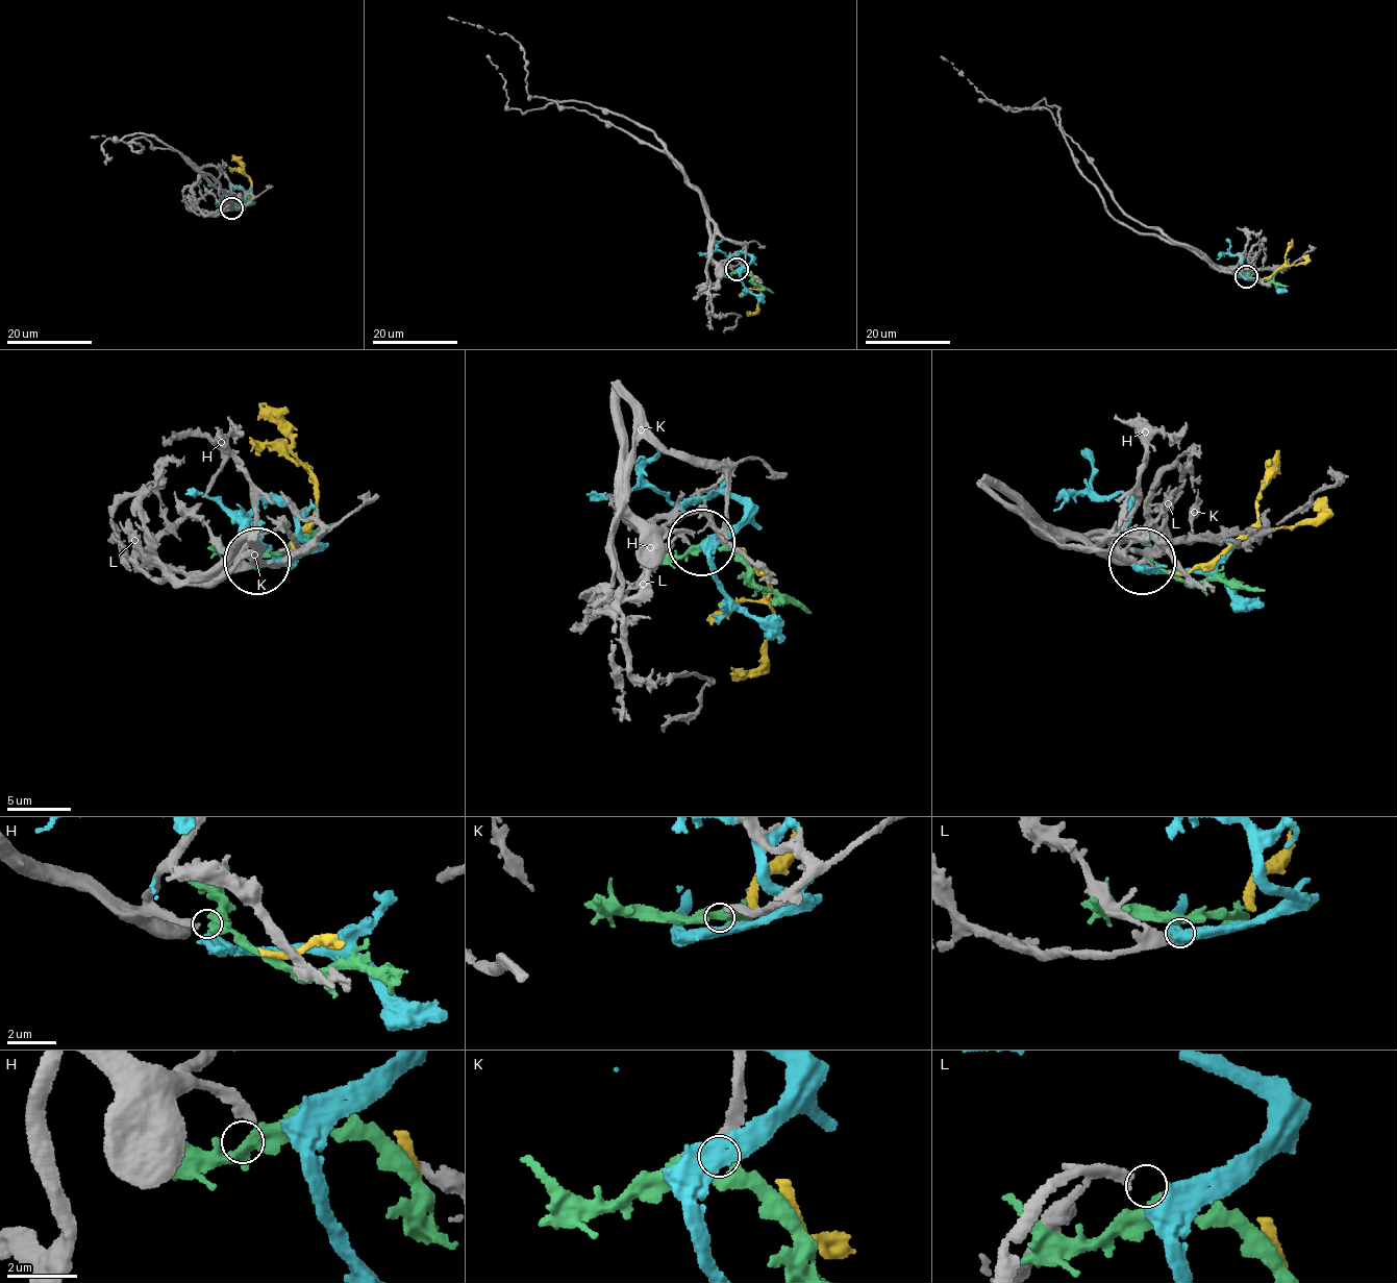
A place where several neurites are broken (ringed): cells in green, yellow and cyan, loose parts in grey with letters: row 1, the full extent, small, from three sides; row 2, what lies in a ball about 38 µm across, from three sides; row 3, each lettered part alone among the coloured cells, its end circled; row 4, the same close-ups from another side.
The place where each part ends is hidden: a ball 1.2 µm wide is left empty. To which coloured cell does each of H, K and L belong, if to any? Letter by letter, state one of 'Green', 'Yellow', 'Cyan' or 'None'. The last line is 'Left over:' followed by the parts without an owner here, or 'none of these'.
H: None
K: Green
L: Cyan
Left over: H

